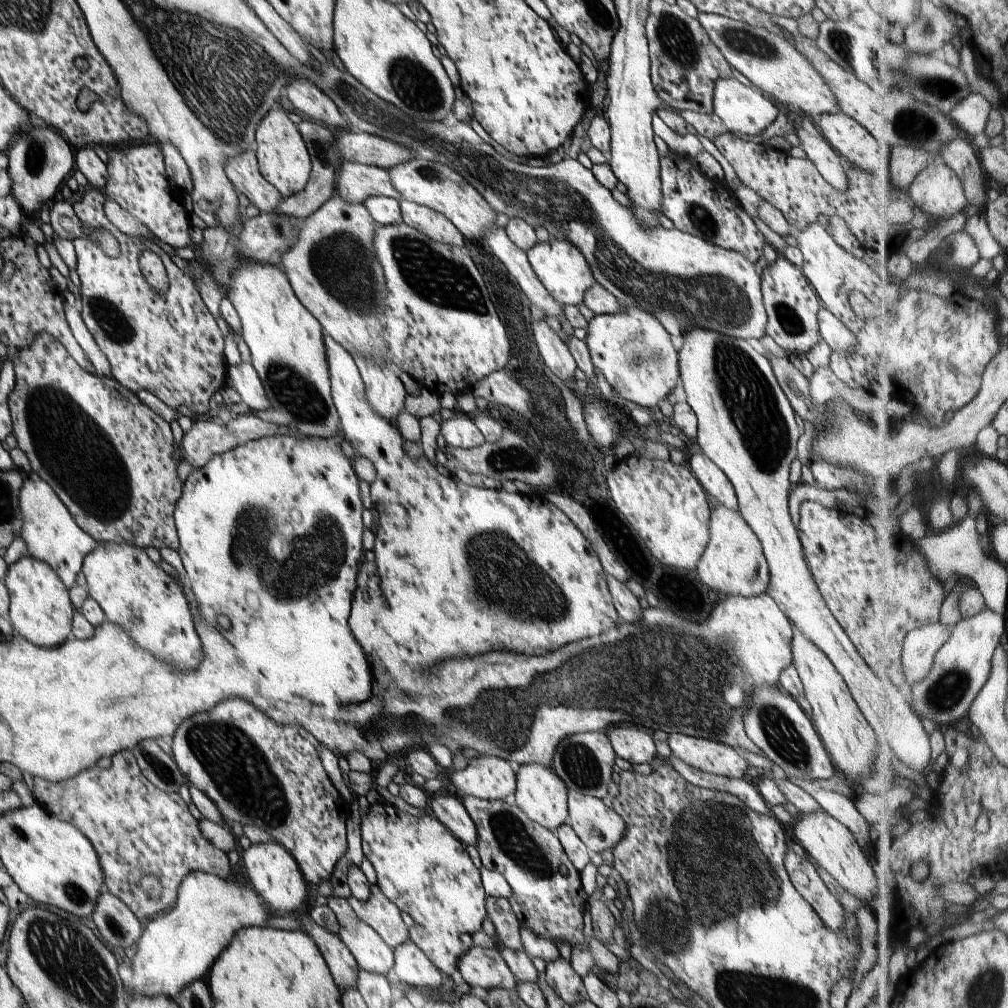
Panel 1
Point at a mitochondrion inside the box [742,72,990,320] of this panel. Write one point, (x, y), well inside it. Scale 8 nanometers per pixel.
(910, 126)

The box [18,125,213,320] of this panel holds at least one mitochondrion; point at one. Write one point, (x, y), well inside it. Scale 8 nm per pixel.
(33, 150)

